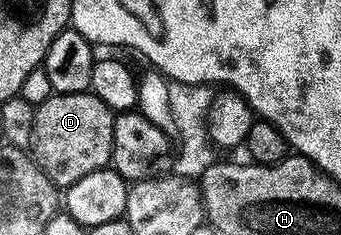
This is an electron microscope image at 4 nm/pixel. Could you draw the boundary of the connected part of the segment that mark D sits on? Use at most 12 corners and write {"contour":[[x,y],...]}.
{"contour":[[93,92],[35,106],[30,154],[60,190],[111,163]]}

